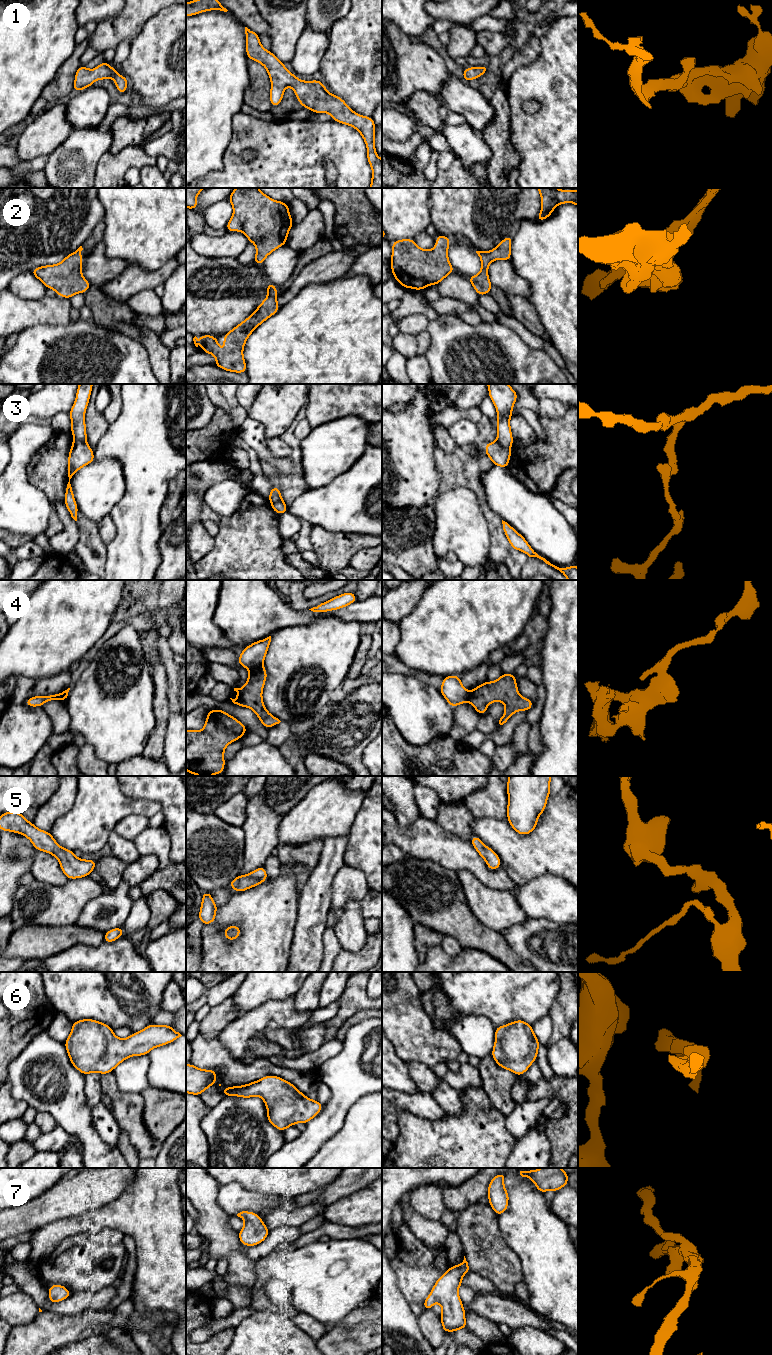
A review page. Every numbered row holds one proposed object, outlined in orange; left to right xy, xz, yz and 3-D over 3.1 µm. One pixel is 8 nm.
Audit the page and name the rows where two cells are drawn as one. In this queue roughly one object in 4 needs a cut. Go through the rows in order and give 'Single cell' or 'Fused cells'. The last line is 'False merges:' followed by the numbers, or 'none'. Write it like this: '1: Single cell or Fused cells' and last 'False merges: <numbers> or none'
1: Single cell
2: Single cell
3: Fused cells
4: Fused cells
5: Single cell
6: Single cell
7: Single cell
False merges: 3, 4

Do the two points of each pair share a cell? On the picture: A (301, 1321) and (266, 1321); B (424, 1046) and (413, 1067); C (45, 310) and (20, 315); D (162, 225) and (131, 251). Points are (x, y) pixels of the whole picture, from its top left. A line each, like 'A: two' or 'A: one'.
A: two
B: two
C: one
D: one

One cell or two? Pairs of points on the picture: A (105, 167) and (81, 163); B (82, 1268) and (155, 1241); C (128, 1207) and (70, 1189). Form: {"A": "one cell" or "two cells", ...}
{"A": "two cells", "B": "two cells", "C": "two cells"}

